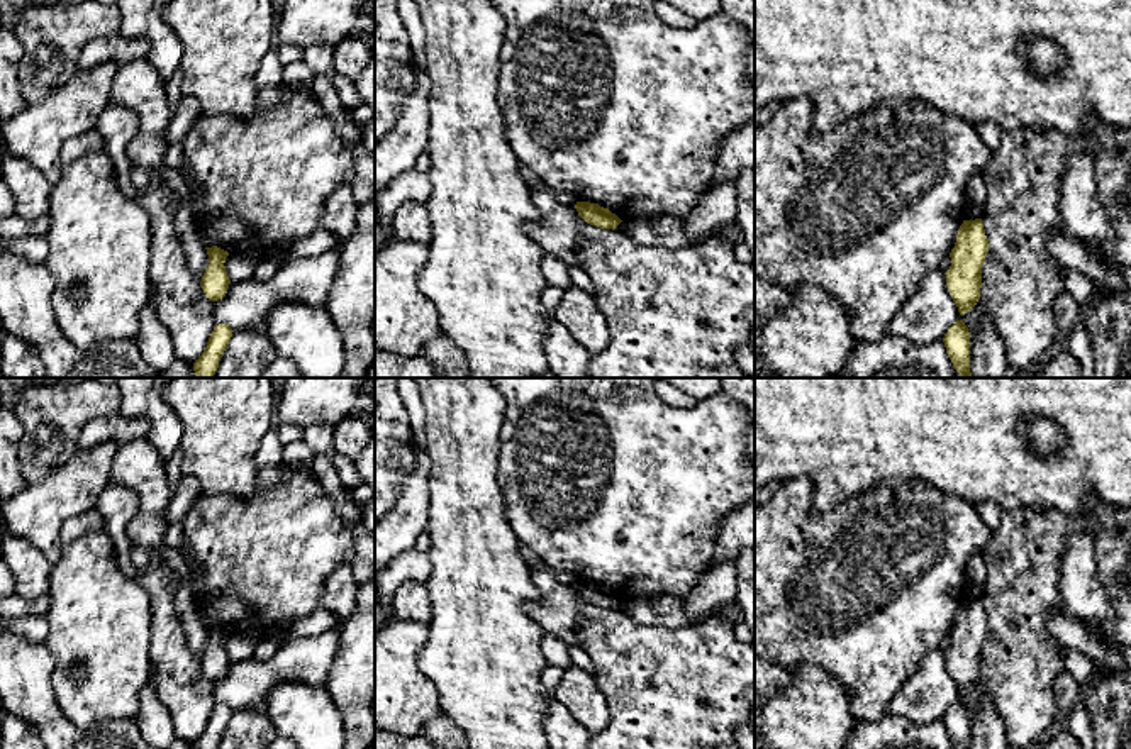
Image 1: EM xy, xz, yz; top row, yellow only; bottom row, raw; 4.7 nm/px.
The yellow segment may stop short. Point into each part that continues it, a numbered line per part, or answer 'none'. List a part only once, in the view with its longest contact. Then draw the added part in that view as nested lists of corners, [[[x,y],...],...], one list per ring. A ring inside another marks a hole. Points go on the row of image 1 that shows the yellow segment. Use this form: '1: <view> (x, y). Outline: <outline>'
none

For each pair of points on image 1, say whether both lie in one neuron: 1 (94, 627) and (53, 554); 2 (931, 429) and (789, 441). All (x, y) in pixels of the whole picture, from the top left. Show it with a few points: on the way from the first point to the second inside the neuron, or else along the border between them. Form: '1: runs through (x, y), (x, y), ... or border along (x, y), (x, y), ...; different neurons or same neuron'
1: border along (65, 522), (60, 532), (60, 558), (53, 565); different neurons
2: runs through (896, 429), (824, 431); same neuron

